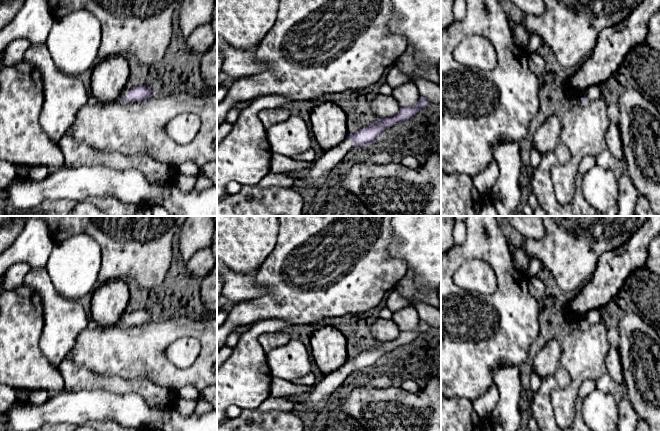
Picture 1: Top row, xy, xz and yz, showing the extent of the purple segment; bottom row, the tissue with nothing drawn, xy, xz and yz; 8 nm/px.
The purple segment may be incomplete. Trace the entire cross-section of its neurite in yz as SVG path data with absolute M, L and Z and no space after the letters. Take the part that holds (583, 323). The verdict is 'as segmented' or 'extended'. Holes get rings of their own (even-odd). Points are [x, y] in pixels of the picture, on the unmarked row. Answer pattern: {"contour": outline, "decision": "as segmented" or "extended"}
{"contour": "M593 310L585 316L584 321L582 322L582 325L591 326L593 324L597 324L600 322L602 322L602 315L600 311Z", "decision": "extended"}

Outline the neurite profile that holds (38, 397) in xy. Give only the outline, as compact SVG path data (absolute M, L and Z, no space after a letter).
M36 390L29 393L28 401L35 405L41 405L48 400L48 392L46 390Z

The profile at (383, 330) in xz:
M378 318L371 326L372 336L379 342L391 342L398 338L400 329L390 319Z

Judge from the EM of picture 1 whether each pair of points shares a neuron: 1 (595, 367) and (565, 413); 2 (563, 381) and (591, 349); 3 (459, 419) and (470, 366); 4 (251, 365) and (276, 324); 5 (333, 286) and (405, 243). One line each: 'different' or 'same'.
1: same
2: different
3: different
4: same
5: different

